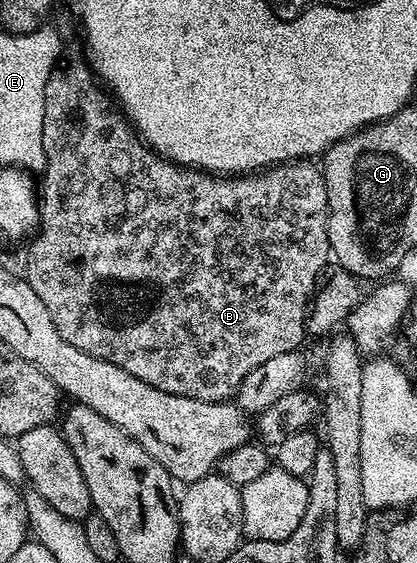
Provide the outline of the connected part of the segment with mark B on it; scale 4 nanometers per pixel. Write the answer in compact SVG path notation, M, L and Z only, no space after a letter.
M80 60L61 63L46 82L46 110L42 110L42 146L46 157L42 173L44 185L41 183L38 188L40 223L35 233L36 241L28 252L27 282L34 294L42 298L50 314L50 322L54 322L58 334L62 334L70 346L78 346L86 350L86 354L94 354L94 358L114 362L114 366L122 366L126 374L134 374L134 378L142 378L142 382L158 386L158 390L166 390L166 394L227 401L235 397L238 386L242 386L242 380L250 374L250 370L254 370L254 366L262 366L262 362L278 358L278 354L295 352L306 340L310 301L330 264L328 195L324 173L307 159L277 164L251 174L226 177L174 164L163 156L157 156L140 139L121 109L110 99L109 93L98 83L91 67Z

